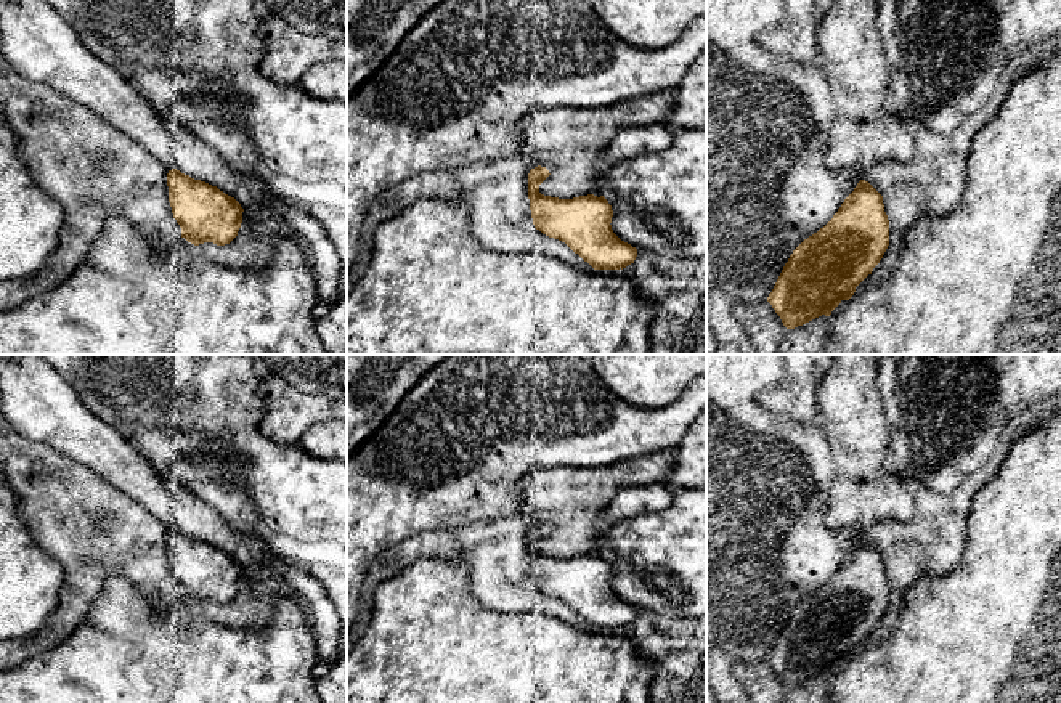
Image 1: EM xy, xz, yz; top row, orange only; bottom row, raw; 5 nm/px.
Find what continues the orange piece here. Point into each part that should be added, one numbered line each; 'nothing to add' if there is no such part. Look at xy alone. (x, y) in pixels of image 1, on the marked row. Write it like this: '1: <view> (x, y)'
nothing to add

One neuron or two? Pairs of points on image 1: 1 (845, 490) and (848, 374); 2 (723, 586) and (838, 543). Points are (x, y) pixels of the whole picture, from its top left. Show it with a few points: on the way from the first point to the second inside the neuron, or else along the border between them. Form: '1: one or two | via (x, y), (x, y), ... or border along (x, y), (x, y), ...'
1: one | via (856, 461), (856, 422), (849, 403)
2: one | via (752, 557), (758, 551), (809, 551)

